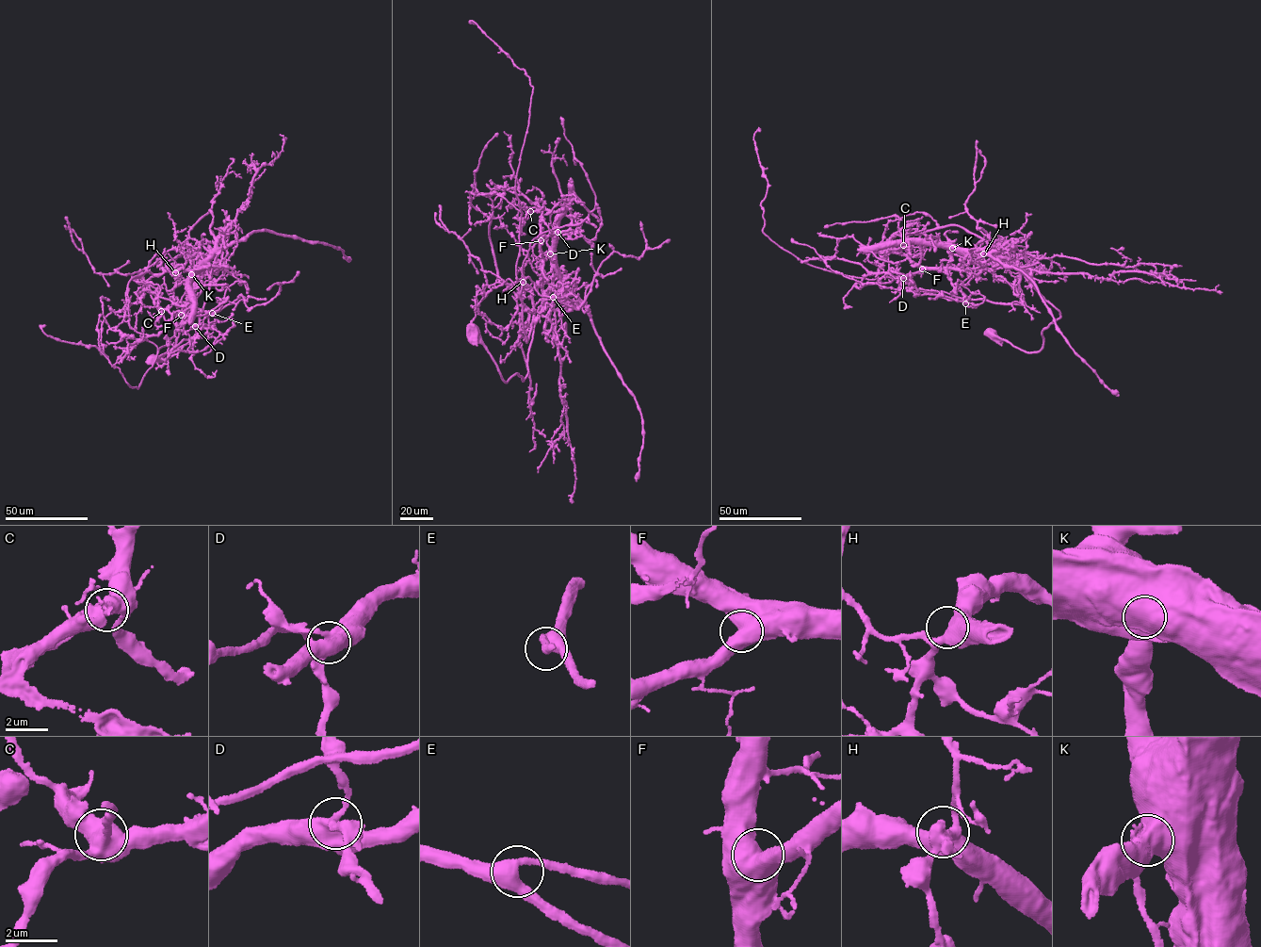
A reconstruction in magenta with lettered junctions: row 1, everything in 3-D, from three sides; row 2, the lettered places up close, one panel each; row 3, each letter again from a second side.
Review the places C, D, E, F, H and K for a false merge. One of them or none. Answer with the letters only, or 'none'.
K

